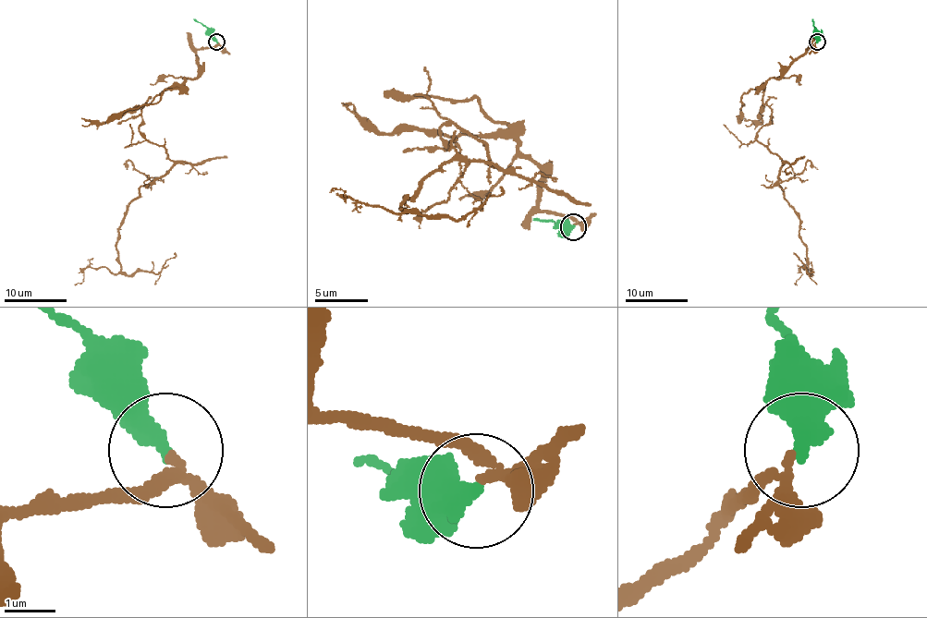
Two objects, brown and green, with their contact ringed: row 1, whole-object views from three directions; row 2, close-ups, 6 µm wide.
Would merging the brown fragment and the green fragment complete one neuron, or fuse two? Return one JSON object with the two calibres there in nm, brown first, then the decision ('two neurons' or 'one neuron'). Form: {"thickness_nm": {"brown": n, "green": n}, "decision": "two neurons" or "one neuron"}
{"thickness_nm": {"brown": 170, "green": 440}, "decision": "one neuron"}

